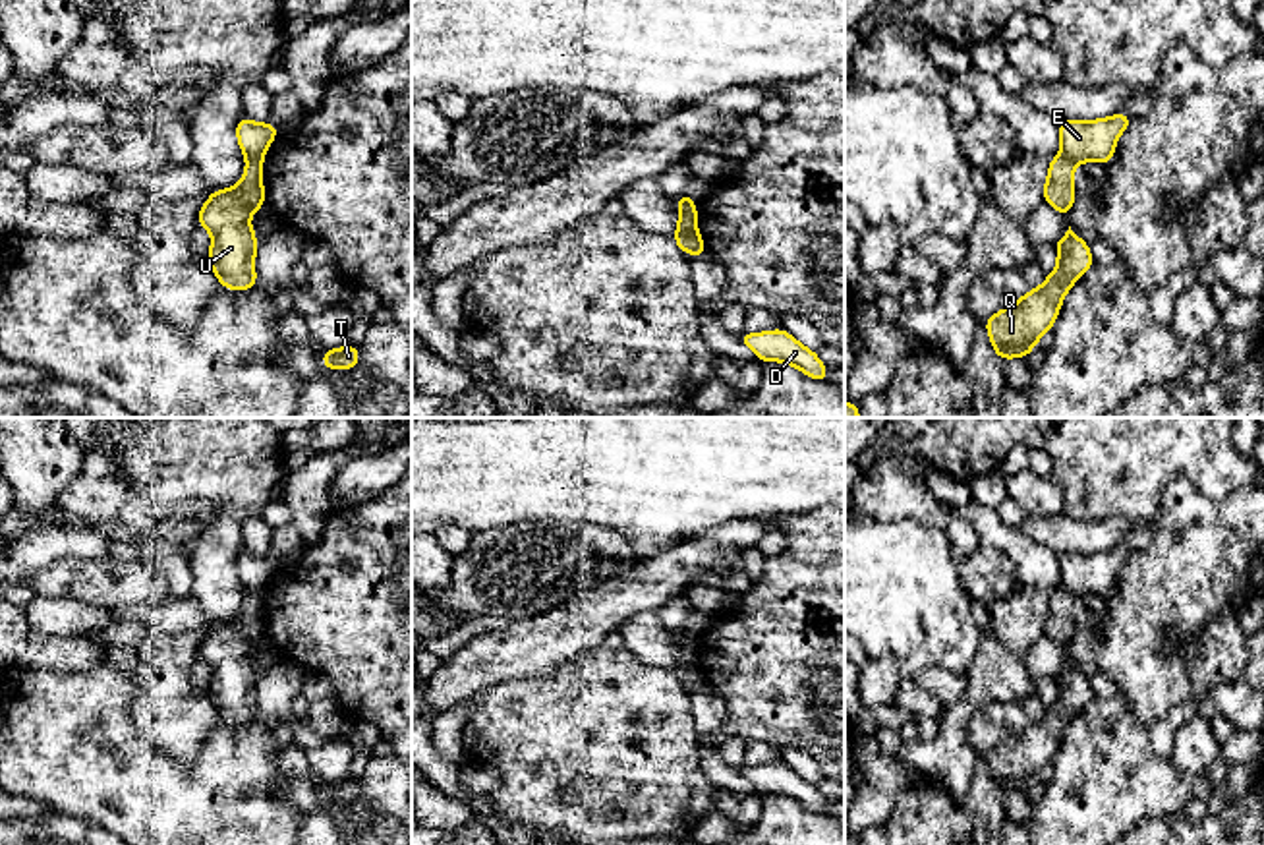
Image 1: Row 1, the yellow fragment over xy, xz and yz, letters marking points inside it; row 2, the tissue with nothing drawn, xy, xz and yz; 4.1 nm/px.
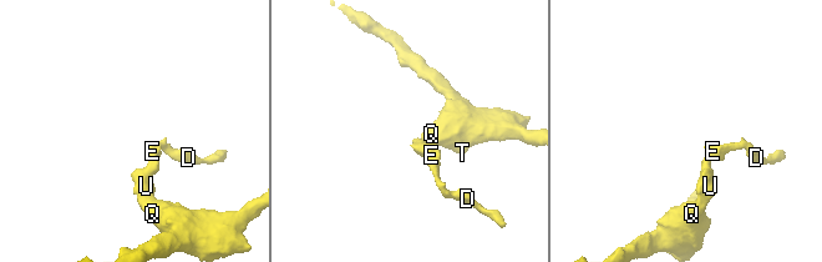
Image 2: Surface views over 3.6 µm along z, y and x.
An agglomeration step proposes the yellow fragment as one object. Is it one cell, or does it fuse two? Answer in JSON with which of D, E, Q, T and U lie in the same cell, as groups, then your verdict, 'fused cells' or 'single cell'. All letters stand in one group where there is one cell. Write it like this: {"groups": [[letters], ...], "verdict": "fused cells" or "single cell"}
{"groups": [["D", "E"], ["Q", "T", "U"]], "verdict": "fused cells"}

